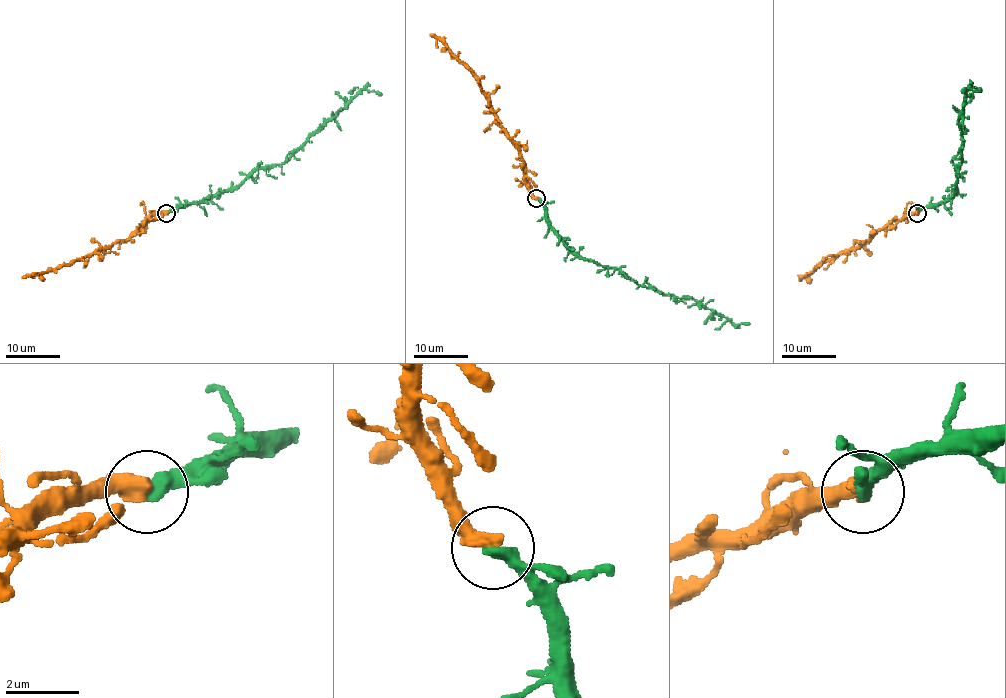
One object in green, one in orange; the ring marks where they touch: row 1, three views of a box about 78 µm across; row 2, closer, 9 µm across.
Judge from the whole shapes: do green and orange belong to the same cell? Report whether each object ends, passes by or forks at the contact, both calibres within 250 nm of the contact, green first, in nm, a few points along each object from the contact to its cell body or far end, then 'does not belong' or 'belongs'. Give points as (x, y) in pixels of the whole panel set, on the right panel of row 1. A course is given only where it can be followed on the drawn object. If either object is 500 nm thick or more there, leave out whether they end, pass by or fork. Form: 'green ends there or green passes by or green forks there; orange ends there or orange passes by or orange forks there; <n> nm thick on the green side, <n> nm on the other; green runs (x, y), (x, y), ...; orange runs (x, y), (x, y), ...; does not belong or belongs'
green ends there; orange ends there; 420 nm thick on the green side, 480 nm on the other; green runs (917, 213), (923, 206), (950, 201), (956, 188), (955, 168), (962, 157), (958, 119), (970, 87), (962, 91); orange runs (917, 213), (892, 219), (872, 232), (868, 240), (815, 265), (800, 280); belongs

